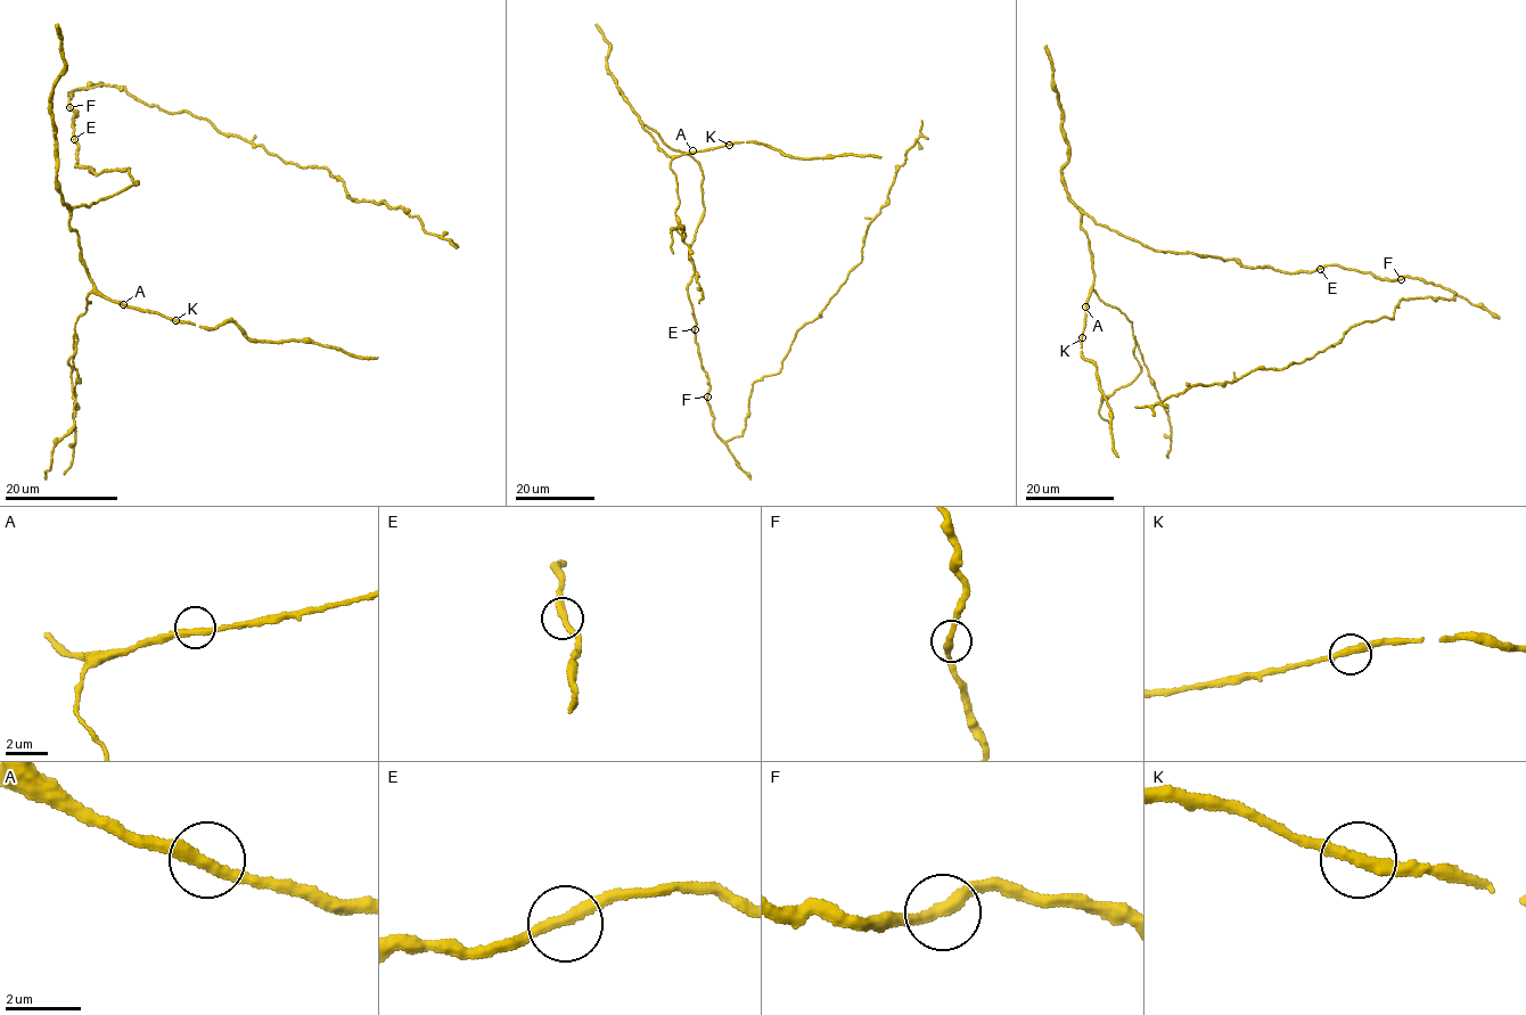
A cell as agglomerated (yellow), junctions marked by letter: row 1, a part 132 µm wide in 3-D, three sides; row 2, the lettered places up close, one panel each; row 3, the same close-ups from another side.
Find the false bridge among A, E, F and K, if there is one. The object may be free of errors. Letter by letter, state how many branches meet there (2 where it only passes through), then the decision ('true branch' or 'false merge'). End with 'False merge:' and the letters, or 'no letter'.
A: 2 | true branch
E: 2 | true branch
F: 2 | true branch
K: 2 | true branch
False merge: no letter

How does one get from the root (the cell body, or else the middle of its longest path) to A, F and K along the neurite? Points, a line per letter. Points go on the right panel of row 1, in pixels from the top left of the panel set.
A: (1320, 268), (1285, 273), (1244, 267), (1235, 260), (1156, 252), (1085, 213), (1081, 227), (1093, 281), (1085, 307)
F: (1320, 268), (1338, 264), (1381, 279), (1401, 279)
K: (1320, 268), (1285, 273), (1244, 267), (1235, 260), (1156, 252), (1085, 213), (1081, 227), (1093, 281), (1082, 338)

